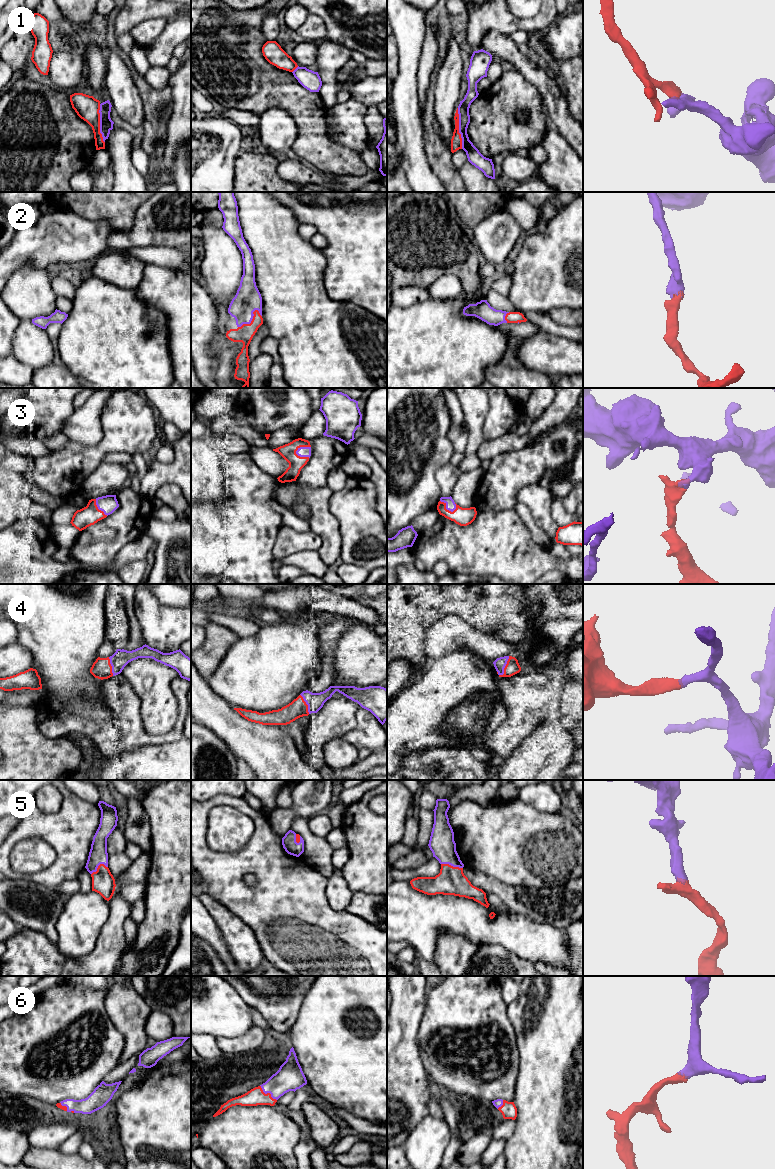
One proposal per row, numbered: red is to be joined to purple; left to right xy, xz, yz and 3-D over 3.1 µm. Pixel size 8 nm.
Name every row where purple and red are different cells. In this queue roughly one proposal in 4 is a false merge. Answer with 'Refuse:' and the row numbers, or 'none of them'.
Refuse: 1

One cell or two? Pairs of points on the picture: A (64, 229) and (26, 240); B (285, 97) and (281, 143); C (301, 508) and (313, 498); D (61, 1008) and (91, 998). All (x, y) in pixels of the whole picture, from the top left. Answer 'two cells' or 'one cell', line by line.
A: one cell
B: two cells
C: two cells
D: one cell

